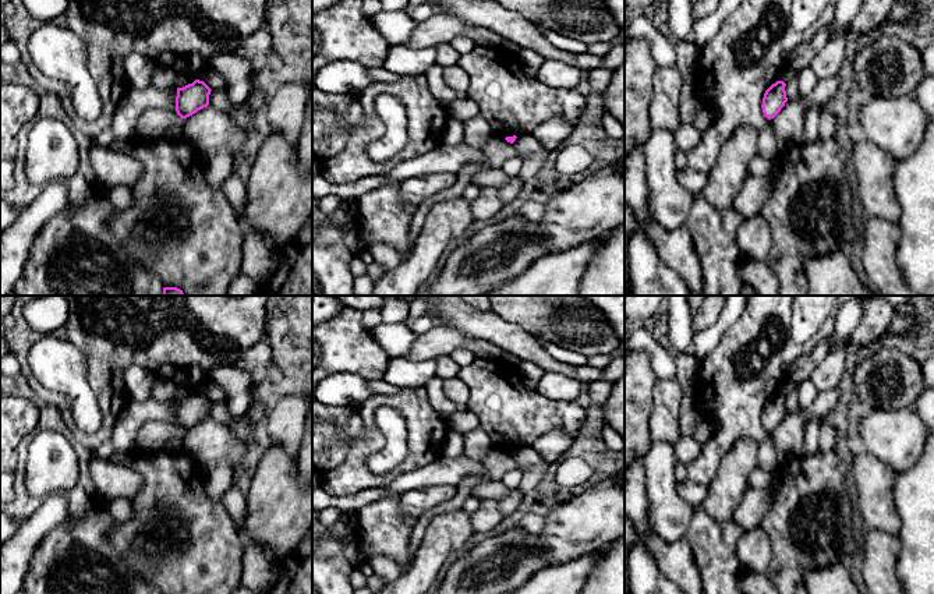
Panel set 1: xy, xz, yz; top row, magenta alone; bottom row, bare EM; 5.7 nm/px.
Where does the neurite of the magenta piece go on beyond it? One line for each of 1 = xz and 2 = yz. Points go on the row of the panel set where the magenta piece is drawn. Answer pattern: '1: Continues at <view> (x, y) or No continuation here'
1: No continuation here
2: No continuation here

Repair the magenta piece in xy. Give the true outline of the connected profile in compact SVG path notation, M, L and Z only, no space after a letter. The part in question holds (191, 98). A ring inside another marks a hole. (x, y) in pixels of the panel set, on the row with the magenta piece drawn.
M199 79L183 88L177 88L176 112L181 119L195 114L209 105L210 88Z

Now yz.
M776 81L765 91L761 107L768 120L774 119L788 102L785 86L783 81Z

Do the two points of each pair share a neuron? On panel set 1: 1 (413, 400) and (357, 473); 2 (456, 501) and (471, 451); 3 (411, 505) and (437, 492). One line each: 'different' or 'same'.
1: same
2: different
3: same

